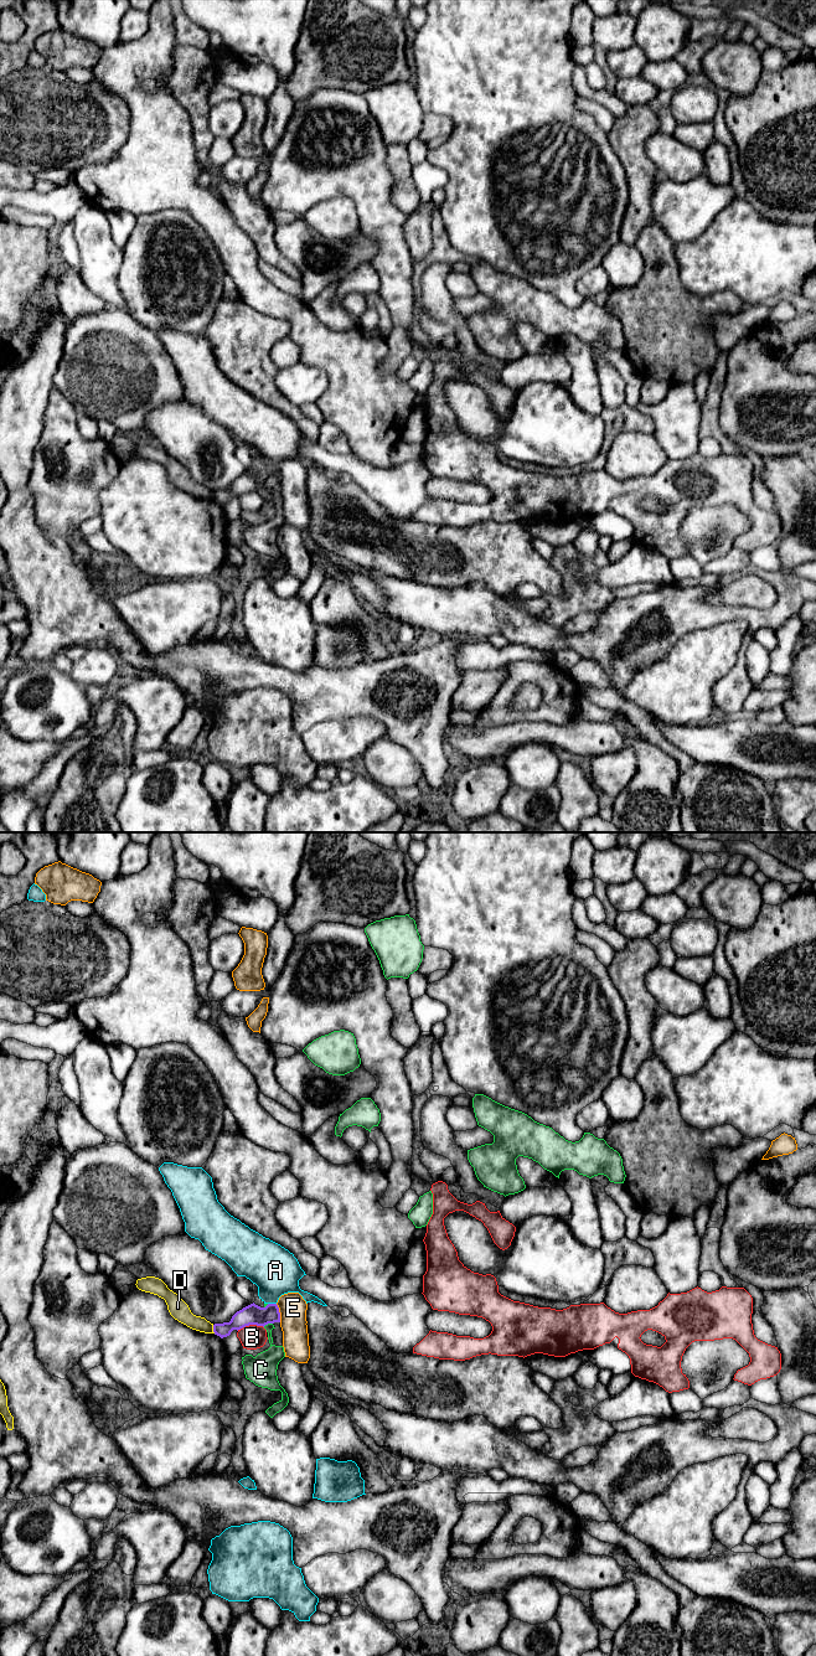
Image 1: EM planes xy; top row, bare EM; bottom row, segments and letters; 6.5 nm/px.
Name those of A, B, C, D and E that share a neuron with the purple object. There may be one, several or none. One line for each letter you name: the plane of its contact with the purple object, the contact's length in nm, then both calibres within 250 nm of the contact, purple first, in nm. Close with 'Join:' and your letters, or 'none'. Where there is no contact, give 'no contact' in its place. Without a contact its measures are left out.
Join: none

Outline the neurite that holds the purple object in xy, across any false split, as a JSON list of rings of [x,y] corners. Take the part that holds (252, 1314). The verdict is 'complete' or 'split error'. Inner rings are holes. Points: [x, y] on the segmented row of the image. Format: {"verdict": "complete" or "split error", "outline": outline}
{"verdict": "complete", "outline": [[[254,1302],[237,1311],[229,1322],[215,1324],[213,1332],[221,1338],[231,1335],[233,1330],[241,1330],[249,1325],[265,1326],[280,1322],[280,1312],[277,1304],[268,1304],[260,1307]]]}

